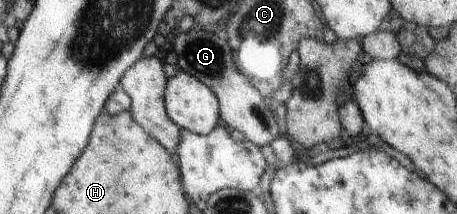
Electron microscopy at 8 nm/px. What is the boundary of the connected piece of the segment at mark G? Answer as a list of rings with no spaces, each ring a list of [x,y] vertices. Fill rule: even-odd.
[[[195,26],[187,32],[176,32],[175,46],[176,56],[178,56],[176,67],[195,76],[212,90],[219,102],[219,114],[230,128],[242,132],[245,140],[253,142],[260,148],[269,145],[281,135],[282,122],[266,106],[257,88],[244,78],[241,72],[238,72],[234,64],[234,54],[226,40],[220,40],[216,34]]]

